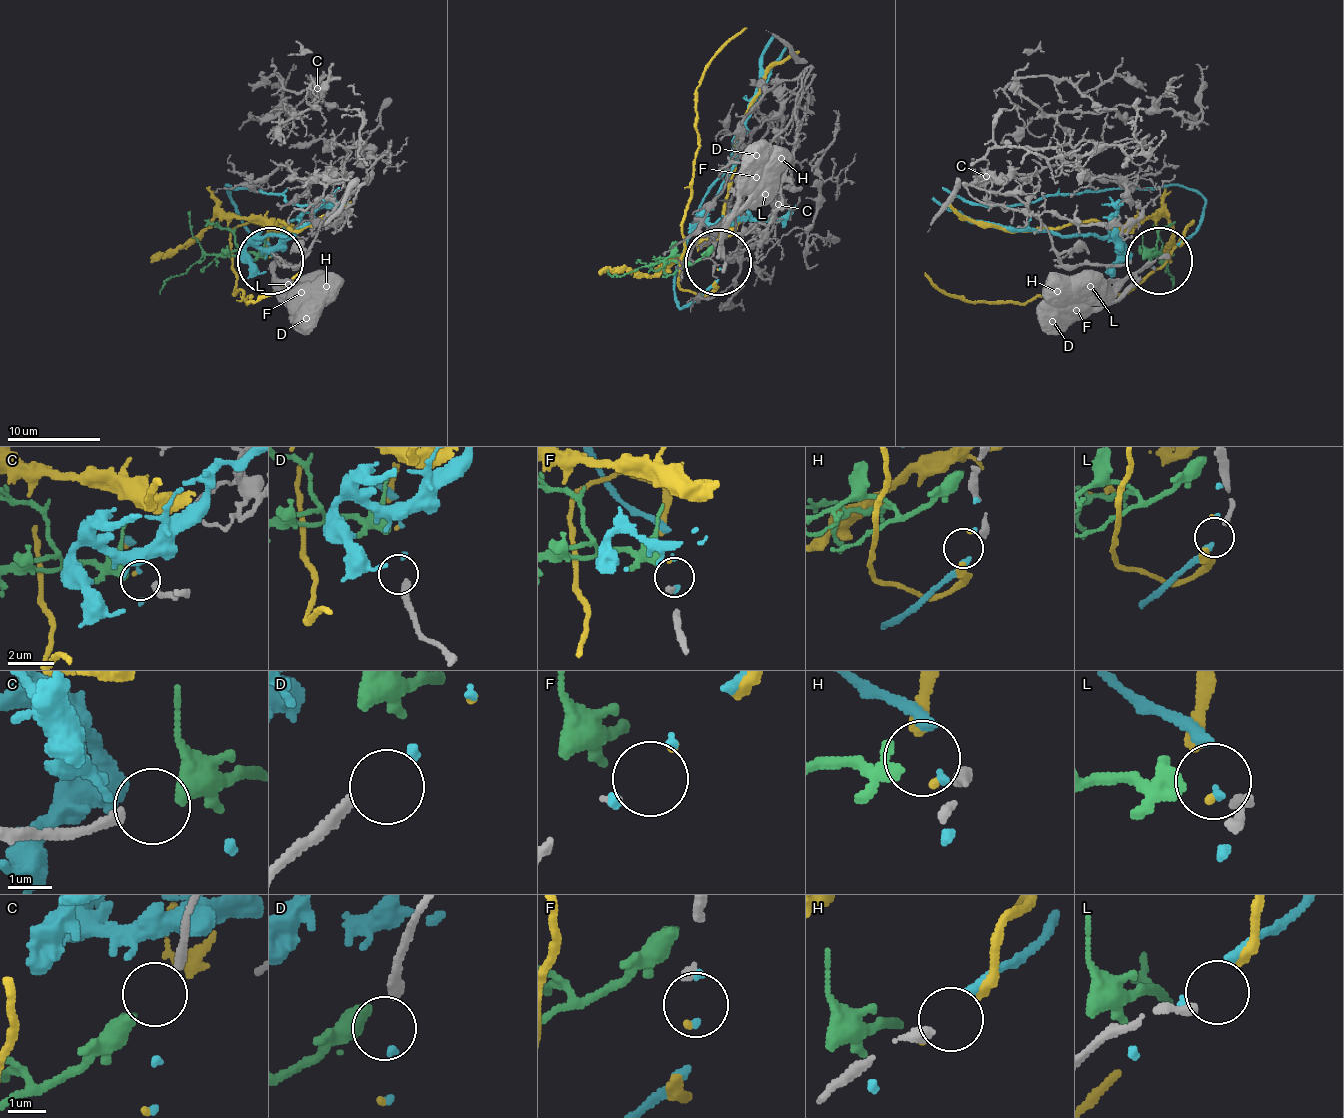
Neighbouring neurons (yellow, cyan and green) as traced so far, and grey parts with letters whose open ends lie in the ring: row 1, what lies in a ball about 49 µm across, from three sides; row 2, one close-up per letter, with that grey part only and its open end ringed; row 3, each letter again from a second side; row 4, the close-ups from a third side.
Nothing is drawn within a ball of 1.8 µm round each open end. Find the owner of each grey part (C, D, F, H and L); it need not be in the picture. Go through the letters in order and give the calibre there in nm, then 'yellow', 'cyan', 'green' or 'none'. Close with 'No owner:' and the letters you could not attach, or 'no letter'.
C: calibre 240 nm; green
D: calibre 240 nm; cyan
F: calibre 170 nm; yellow
H: calibre 280 nm; none
L: calibre 240 nm; none
No owner: H, L

